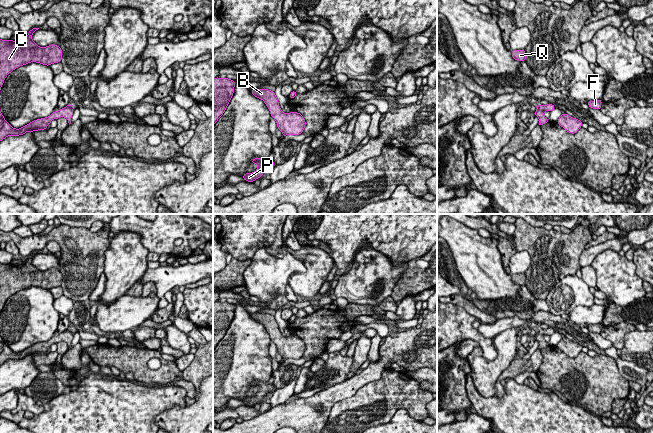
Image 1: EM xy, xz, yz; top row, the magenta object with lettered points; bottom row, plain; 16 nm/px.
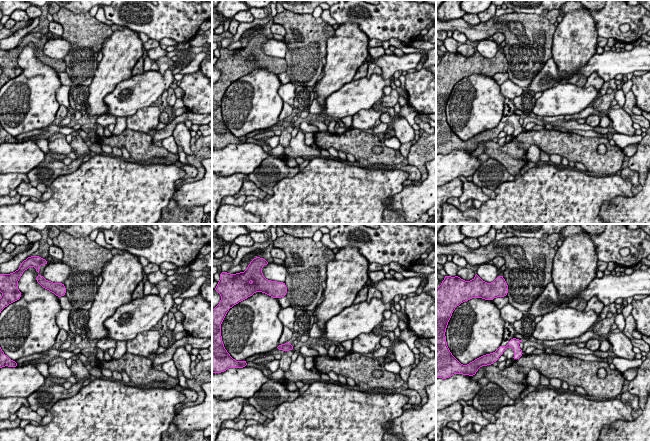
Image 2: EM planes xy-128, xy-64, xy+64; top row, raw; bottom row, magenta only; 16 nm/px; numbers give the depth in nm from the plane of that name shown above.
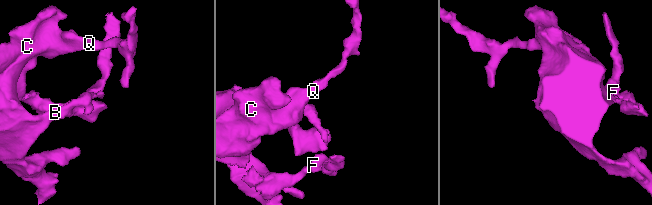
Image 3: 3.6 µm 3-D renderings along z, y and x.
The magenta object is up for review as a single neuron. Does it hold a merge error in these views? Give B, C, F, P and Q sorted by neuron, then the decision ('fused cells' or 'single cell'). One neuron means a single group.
B C F P Q; single cell

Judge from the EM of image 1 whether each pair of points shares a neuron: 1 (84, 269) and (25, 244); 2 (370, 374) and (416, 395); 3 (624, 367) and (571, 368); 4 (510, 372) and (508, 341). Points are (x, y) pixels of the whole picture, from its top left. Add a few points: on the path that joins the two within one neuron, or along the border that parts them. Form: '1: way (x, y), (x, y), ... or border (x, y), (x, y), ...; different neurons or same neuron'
1: way (75, 252), (60, 237), (48, 237), (42, 241); same neuron
2: border (390, 368), (386, 368), (378, 379), (358, 389); different neurons
3: border (607, 355), (615, 360), (618, 371), (628, 381); different neurons
4: border (517, 356), (502, 372), (495, 383); different neurons

